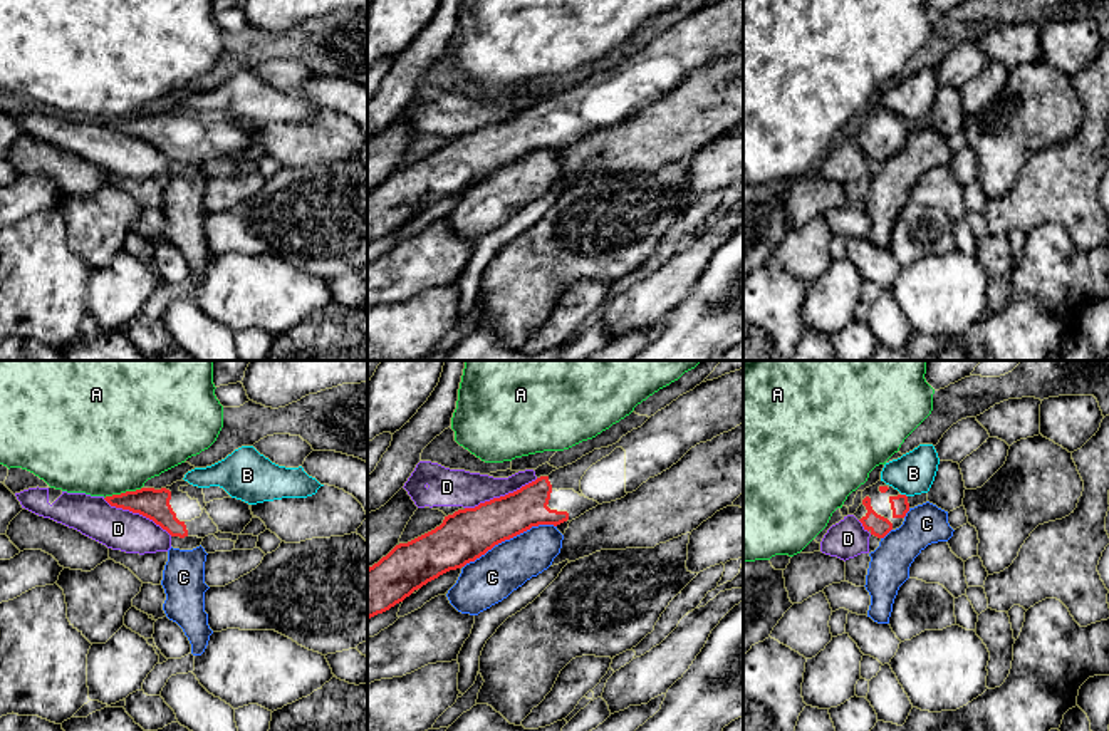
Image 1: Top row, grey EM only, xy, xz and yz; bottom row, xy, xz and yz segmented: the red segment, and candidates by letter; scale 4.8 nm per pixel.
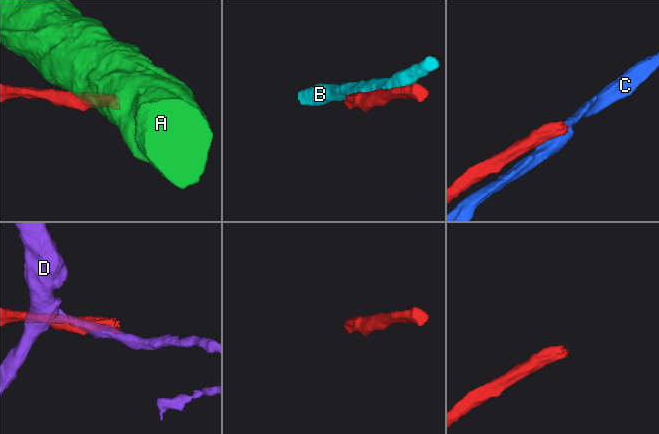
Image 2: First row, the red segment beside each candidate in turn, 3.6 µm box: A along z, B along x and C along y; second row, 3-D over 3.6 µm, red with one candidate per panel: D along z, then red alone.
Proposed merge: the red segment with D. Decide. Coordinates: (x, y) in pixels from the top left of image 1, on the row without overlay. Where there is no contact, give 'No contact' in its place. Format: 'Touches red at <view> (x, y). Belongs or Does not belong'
Touches red at xz (500, 121). Does not belong

